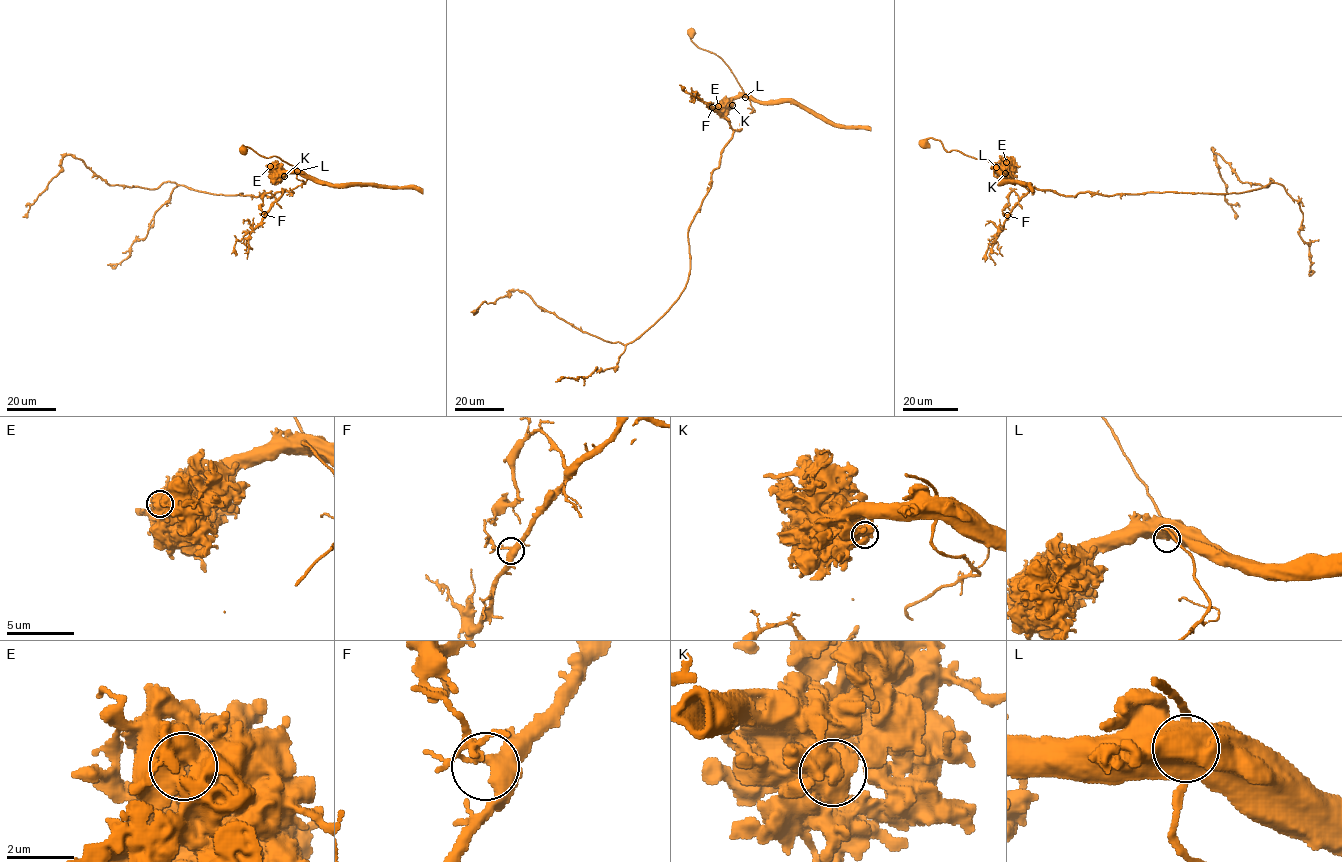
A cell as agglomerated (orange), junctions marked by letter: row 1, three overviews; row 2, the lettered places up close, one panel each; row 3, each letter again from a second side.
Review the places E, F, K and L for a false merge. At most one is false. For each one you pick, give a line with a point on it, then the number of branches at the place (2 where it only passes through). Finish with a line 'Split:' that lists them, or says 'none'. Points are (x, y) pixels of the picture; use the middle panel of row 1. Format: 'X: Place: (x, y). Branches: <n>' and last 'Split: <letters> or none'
L: Place: (745, 97). Branches: 3
Split: L

